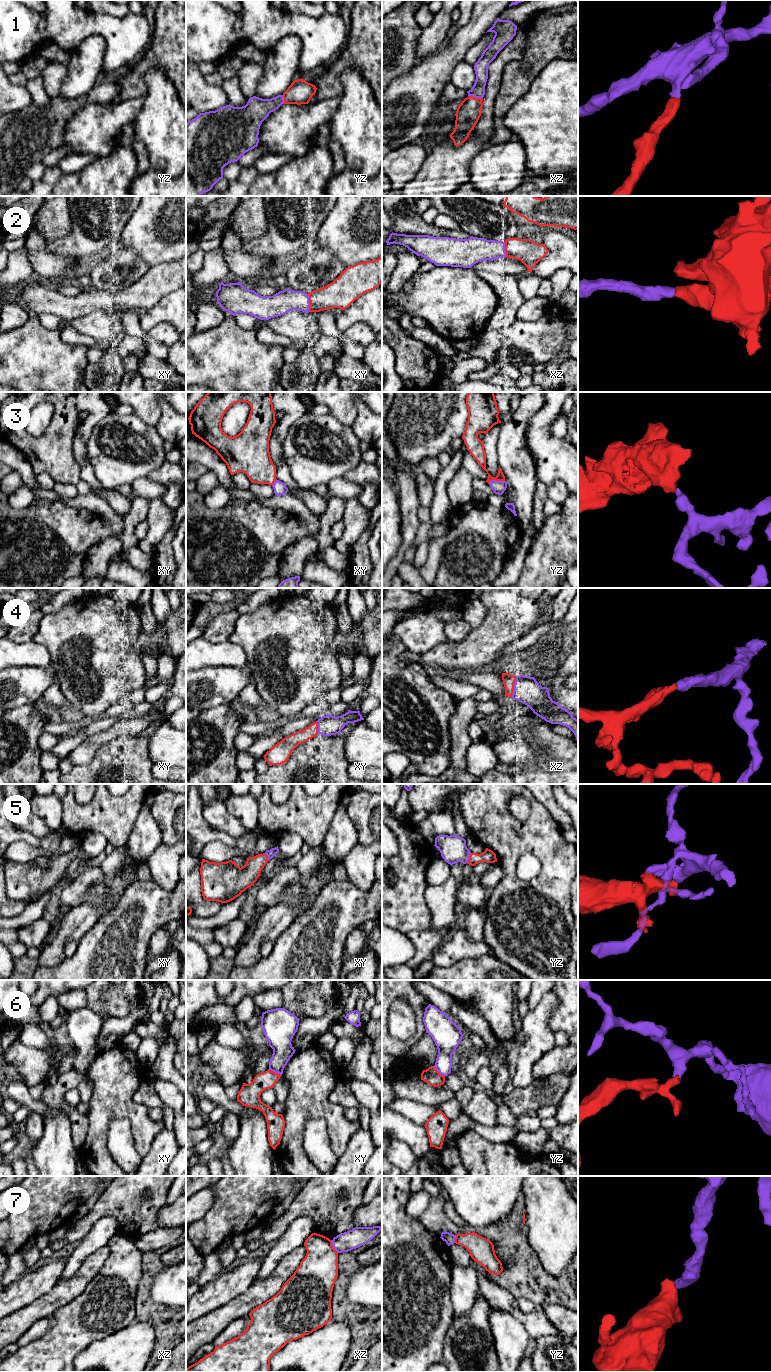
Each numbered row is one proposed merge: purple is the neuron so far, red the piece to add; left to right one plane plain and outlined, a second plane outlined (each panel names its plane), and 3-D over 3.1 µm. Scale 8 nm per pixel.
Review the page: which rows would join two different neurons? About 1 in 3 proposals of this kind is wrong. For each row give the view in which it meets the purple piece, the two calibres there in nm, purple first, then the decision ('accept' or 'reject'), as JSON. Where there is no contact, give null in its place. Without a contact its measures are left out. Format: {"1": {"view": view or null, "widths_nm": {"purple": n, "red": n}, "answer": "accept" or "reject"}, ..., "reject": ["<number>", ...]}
{"1": {"view": "xz", "widths_nm": {"purple": 110, "red": 190}, "answer": "accept"}, "2": {"view": "xy", "widths_nm": {"purple": 180, "red": 220}, "answer": "accept"}, "3": {"view": "yz", "widths_nm": {"purple": 100, "red": 100}, "answer": "reject"}, "4": {"view": "xz", "widths_nm": {"purple": 220, "red": 100}, "answer": "accept"}, "5": {"view": "yz", "widths_nm": {"purple": 220, "red": 100}, "answer": "accept"}, "6": {"view": "xy", "widths_nm": {"purple": 170, "red": 150}, "answer": "reject"}, "7": {"view": "xz", "widths_nm": {"purple": 160, "red": 320}, "answer": "reject"}, "reject": ["3", "6", "7"]}

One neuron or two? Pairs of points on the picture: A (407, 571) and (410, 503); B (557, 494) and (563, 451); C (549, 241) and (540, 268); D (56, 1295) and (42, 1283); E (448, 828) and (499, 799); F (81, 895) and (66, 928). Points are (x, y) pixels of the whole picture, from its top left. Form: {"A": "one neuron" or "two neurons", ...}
{"A": "two neurons", "B": "two neurons", "C": "one neuron", "D": "two neurons", "E": "two neurons", "F": "two neurons"}

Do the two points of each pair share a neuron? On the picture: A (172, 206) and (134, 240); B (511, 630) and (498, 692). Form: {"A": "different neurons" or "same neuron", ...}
{"A": "same neuron", "B": "different neurons"}

